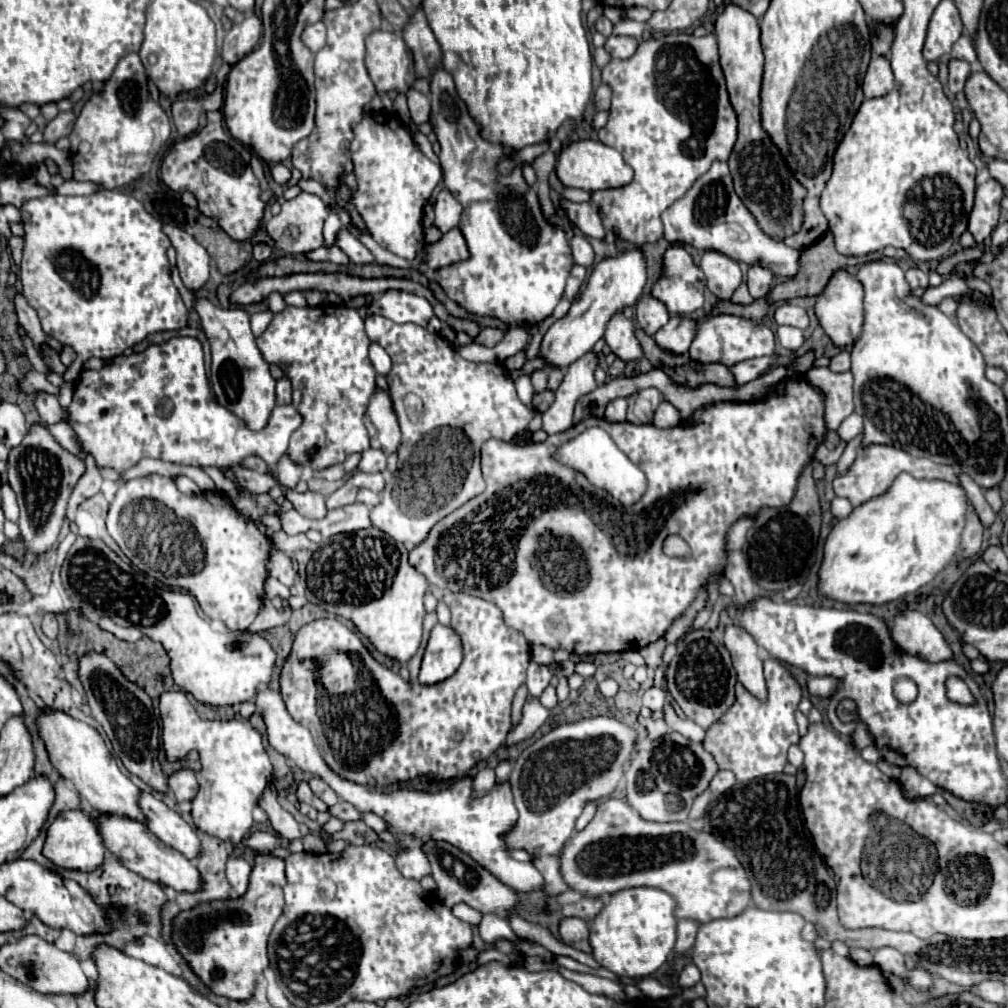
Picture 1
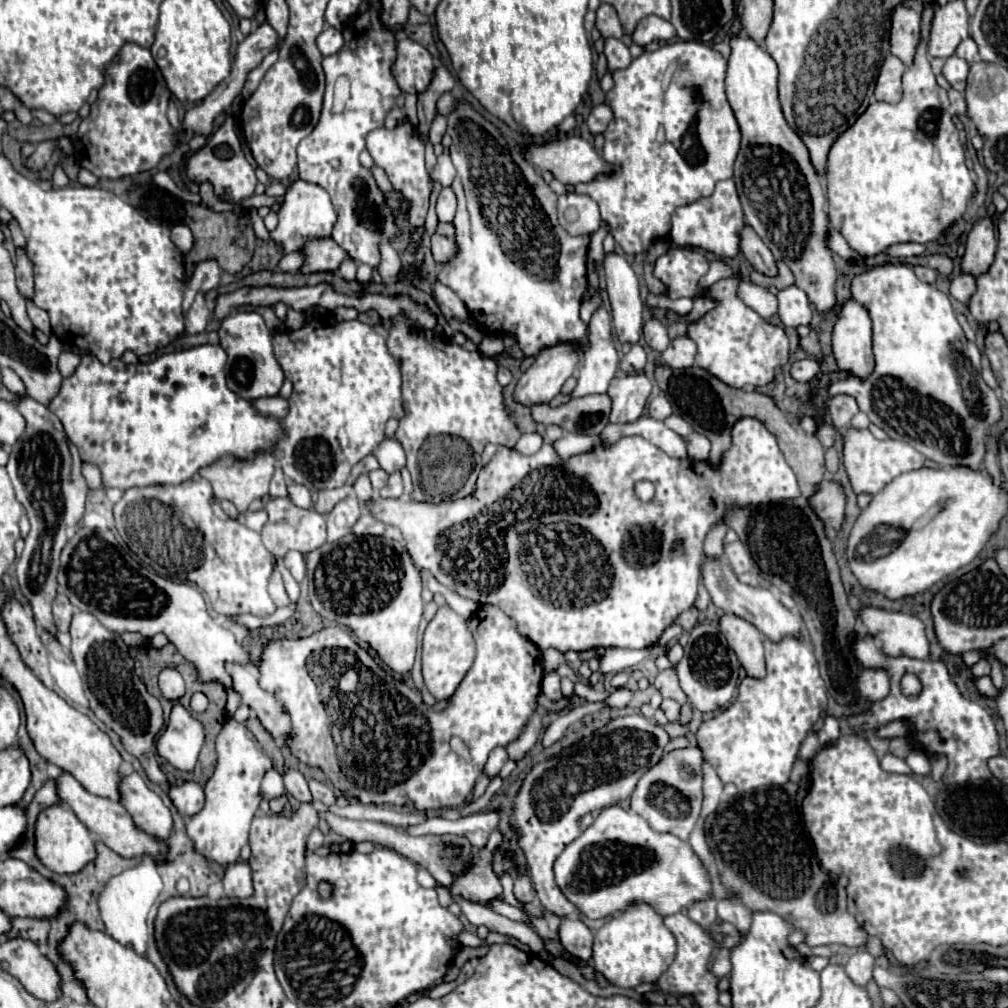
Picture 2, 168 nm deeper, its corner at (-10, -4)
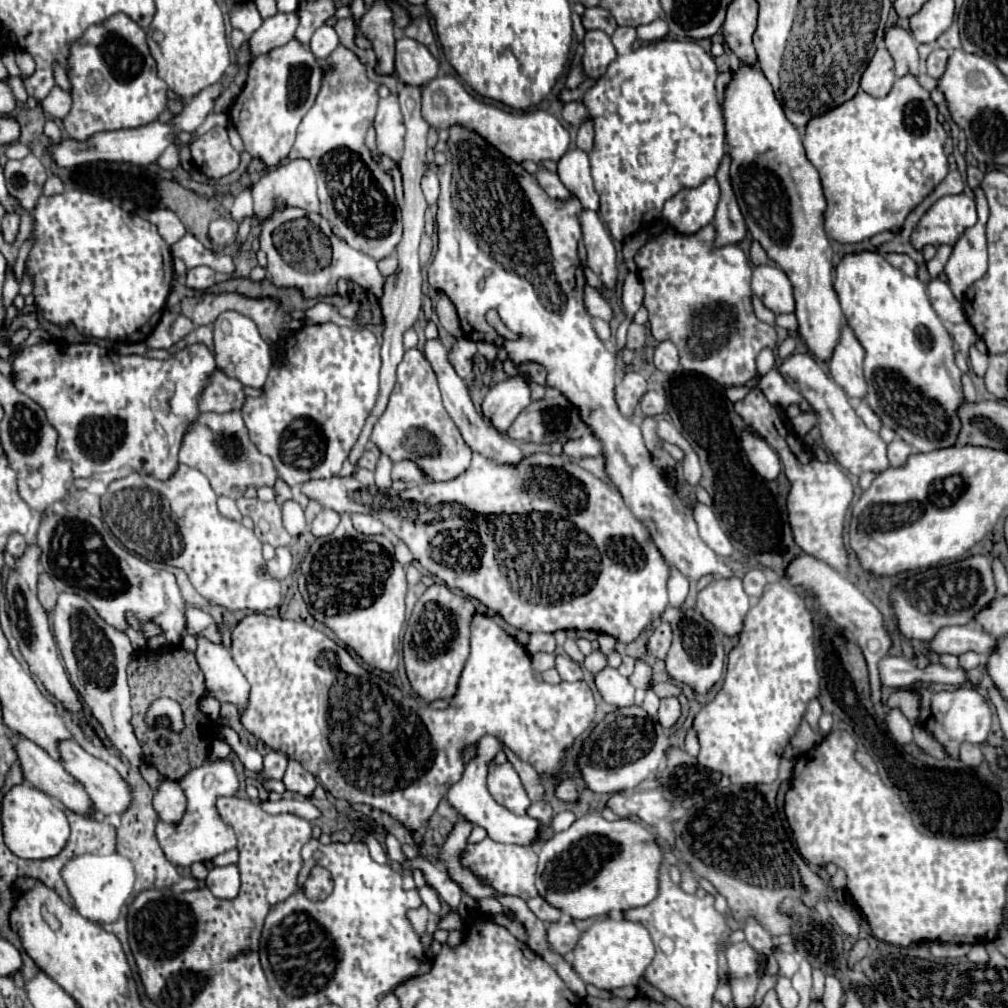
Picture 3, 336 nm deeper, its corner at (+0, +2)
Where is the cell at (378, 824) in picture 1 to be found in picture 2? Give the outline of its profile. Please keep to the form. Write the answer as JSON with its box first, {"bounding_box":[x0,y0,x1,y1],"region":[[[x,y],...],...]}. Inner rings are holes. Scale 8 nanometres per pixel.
{"bounding_box":[407,812,499,848],"region":[[[495,812],[491,814],[471,814],[463,816],[459,820],[447,820],[447,818],[429,818],[419,826],[411,826],[407,832],[413,836],[423,834],[453,834],[467,838],[473,846],[481,848],[485,846],[489,834],[495,830],[499,816]]]}

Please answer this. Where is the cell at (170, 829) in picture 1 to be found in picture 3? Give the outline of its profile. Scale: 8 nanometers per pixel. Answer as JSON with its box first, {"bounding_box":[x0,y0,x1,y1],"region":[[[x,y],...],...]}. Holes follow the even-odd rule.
{"bounding_box":[61,740,135,816],"region":[[[71,740],[61,742],[61,764],[65,766],[65,770],[73,778],[77,778],[85,786],[85,790],[87,790],[89,798],[93,800],[97,812],[101,812],[105,816],[109,816],[109,814],[123,814],[131,806],[131,802],[135,798],[133,786],[113,766],[109,766],[107,762],[91,756],[77,742],[71,742]]]}

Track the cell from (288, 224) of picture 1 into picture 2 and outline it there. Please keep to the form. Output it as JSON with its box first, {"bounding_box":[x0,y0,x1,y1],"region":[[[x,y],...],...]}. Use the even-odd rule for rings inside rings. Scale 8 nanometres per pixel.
{"bounding_box":[271,178,337,252],"region":[[[301,178],[289,182],[289,186],[285,188],[283,202],[279,206],[277,216],[279,216],[279,224],[271,232],[271,238],[275,242],[281,242],[285,252],[299,250],[303,246],[303,240],[311,240],[315,236],[329,236],[331,228],[333,228],[333,224],[337,220],[337,214],[335,214],[335,208],[331,204],[329,194],[321,186],[305,182]]]}

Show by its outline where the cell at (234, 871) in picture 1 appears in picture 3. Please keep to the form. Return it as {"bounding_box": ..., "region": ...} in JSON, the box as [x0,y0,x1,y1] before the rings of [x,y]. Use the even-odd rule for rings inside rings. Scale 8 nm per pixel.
{"bounding_box":[205,864,239,898],"region":[[[235,864],[221,866],[221,868],[211,868],[209,876],[205,878],[207,888],[213,892],[217,898],[235,898],[239,894],[239,870]]]}

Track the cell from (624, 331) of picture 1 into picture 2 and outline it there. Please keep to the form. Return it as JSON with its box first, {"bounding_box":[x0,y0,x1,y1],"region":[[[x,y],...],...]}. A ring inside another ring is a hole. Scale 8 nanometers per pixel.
{"bounding_box":[603,252,643,344],"region":[[[609,252],[603,258],[607,292],[613,310],[615,334],[621,342],[637,344],[643,328],[643,302],[639,298],[637,276],[625,256]]]}

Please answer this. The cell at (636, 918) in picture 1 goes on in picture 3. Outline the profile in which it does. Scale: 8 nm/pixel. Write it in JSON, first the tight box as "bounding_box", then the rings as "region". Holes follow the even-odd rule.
{"bounding_box":[571,916,655,990],"region":[[[607,916],[603,920],[597,920],[589,930],[581,934],[581,940],[571,952],[571,966],[583,982],[589,982],[601,990],[611,990],[637,984],[645,968],[651,964],[653,956],[655,946],[649,930],[643,924],[631,922],[627,918],[613,920]]]}

